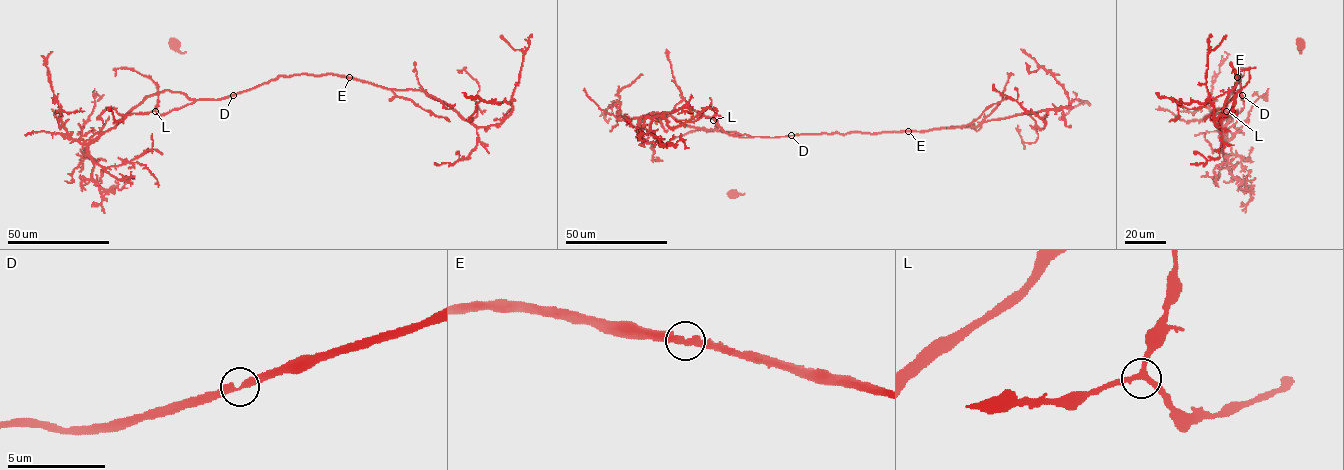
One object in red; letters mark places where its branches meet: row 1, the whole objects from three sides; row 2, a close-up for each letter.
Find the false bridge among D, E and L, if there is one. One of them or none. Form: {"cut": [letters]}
{"cut": []}

